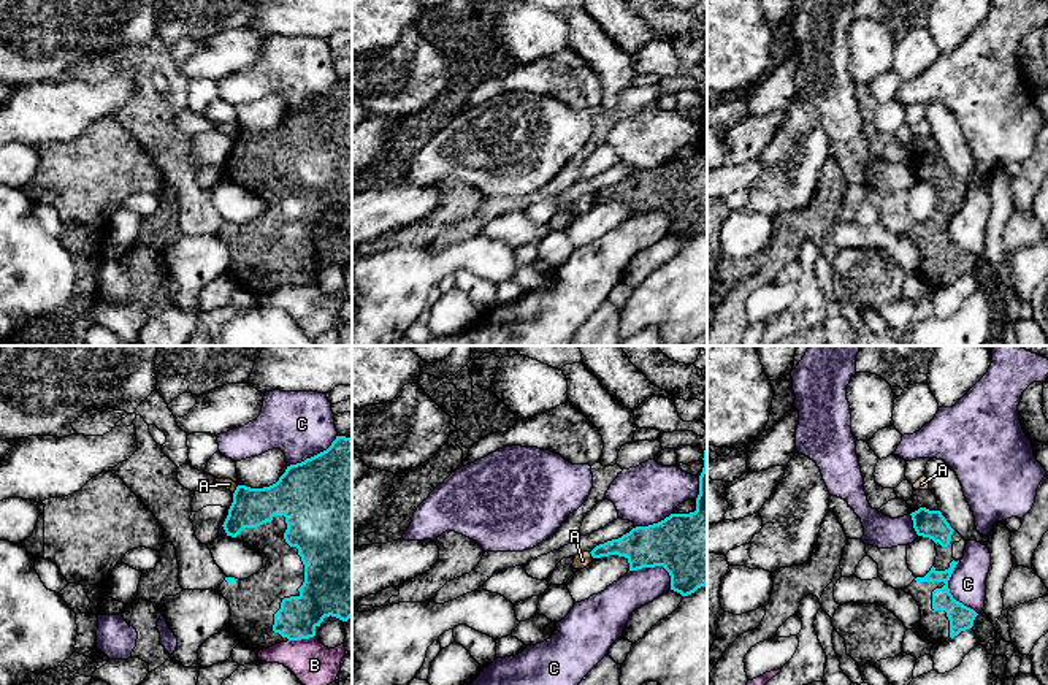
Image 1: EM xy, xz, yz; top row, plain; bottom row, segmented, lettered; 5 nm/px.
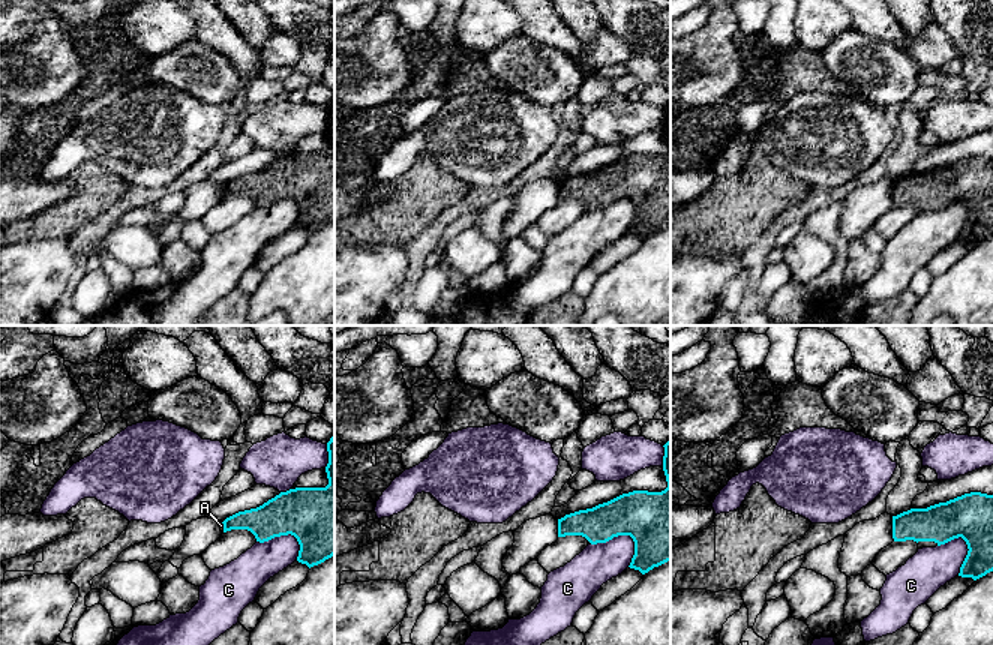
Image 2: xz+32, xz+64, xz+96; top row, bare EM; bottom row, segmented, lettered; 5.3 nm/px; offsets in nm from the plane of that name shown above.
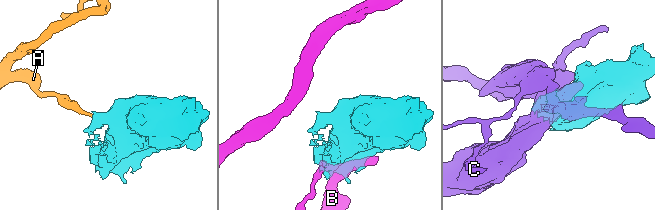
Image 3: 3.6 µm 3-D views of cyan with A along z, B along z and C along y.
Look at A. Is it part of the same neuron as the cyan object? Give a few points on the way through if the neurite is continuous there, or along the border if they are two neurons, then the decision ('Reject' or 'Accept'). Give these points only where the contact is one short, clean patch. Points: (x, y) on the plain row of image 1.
Boundary: xy (238, 130), (233, 138). Reject

